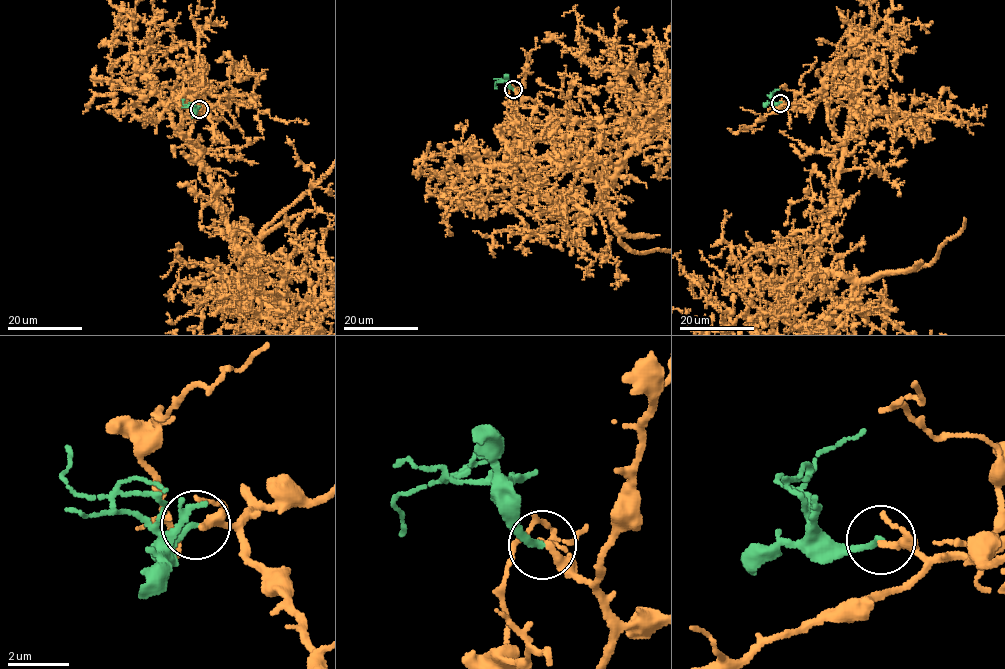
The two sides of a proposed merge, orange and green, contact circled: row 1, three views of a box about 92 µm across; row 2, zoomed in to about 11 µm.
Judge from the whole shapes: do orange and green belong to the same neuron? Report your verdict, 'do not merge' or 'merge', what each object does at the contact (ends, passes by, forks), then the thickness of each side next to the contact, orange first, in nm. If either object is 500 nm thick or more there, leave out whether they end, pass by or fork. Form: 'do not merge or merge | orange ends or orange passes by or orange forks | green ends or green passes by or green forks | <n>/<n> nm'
merge | orange ends | green ends | 280/220 nm

